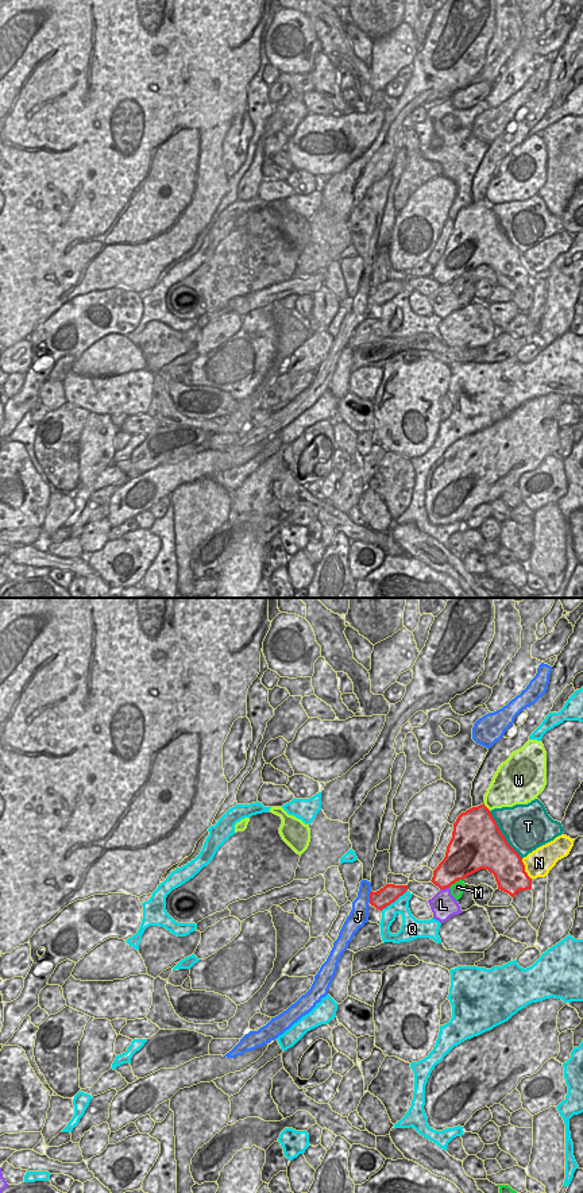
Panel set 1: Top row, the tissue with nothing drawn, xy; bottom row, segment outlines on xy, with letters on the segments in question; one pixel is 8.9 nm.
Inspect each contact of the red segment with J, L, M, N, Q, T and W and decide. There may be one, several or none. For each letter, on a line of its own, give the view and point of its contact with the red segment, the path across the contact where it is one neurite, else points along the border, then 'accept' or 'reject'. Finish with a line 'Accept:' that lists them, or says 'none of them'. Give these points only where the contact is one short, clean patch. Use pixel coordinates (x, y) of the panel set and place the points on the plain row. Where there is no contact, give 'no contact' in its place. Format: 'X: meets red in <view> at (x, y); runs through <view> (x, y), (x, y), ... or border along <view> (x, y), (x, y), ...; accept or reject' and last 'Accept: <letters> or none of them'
J: meets red in xy at (370, 292); border along xy (371, 286), (369, 297); reject
L: meets red in xy at (444, 284); reject
M: meets red in xy at (455, 277); reject
N: meets red in xy at (524, 265); reject
Q: meets red in xy at (393, 297); reject
T: meets red in xy at (504, 231); reject
W: meets red in xy at (486, 203); reject
Accept: none of them

